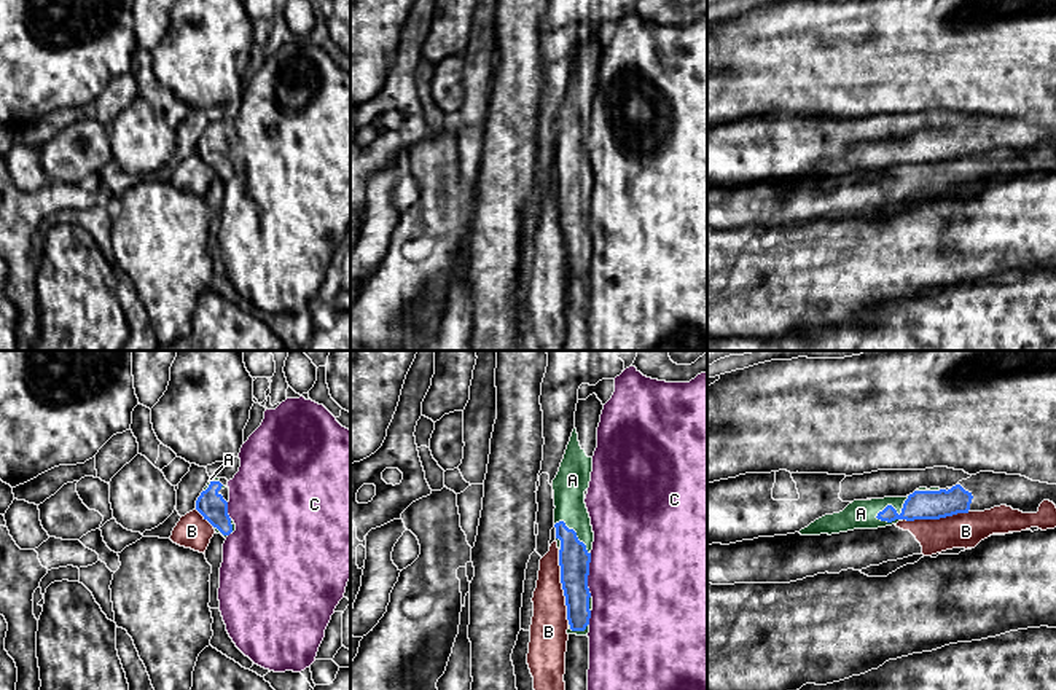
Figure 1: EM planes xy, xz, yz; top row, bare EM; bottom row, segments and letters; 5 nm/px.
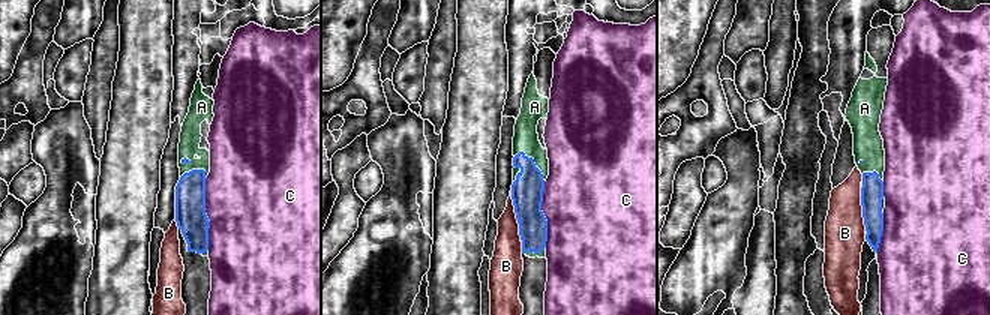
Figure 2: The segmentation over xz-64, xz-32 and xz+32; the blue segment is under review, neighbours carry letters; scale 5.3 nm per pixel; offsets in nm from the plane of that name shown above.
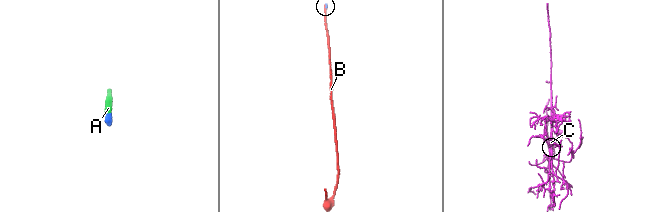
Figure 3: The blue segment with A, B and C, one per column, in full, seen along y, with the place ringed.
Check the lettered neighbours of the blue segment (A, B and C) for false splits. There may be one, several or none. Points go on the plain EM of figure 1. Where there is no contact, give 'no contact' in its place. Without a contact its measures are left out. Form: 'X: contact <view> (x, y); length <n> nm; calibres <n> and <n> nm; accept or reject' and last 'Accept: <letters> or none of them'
A: contact yz (895, 153); length 200 nm; calibres 140 and 140 nm; accept
B: contact xz (563, 230); length 380 nm; calibres 160 and 190 nm; reject
C: contact xz (588, 217); length 220 nm; calibres 160 and 500 nm; reject
Accept: A

